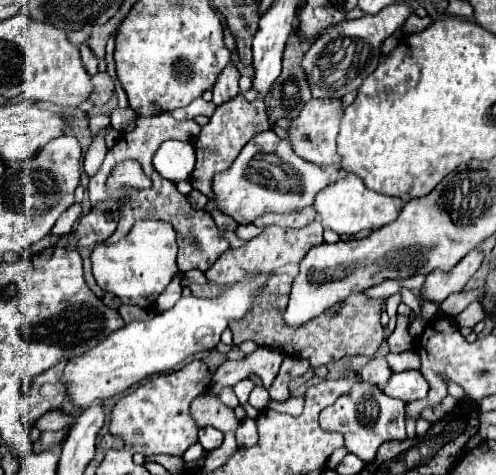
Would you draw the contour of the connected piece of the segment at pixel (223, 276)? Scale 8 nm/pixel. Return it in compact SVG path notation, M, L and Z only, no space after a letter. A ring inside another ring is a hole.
M318 220L306 224L304 228L284 228L284 226L264 226L262 232L248 240L244 246L240 248L230 248L226 250L212 268L206 270L206 278L210 282L222 284L222 286L230 286L232 282L238 282L246 270L276 270L288 262L300 262L310 248L322 244L322 226Z

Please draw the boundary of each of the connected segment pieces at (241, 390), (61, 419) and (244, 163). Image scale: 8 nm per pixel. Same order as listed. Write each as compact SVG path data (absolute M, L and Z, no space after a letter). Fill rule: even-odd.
M240 380L240 382L234 386L234 392L236 392L240 404L246 404L246 402L248 402L248 394L250 394L252 388L254 388L254 382L252 382L252 380Z
M52 410L52 412L44 414L44 416L36 422L36 428L40 428L42 432L44 432L44 430L56 432L56 430L64 430L64 428L72 426L72 424L74 424L74 420L76 420L74 416L68 416L68 414L62 414L62 412Z
M272 130L258 132L248 146L240 152L236 162L216 174L212 188L218 196L216 202L206 204L206 212L218 208L224 214L232 216L238 224L250 224L252 218L258 218L266 212L292 212L314 202L314 196L328 184L338 180L340 166L312 166L302 158L292 154L292 148L286 140L278 138Z

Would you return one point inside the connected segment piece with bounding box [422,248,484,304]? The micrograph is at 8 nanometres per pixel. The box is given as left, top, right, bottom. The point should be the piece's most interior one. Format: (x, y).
(439, 285)

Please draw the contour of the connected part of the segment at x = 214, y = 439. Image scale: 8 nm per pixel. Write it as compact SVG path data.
M200 428L200 434L198 434L198 442L204 446L206 452L212 452L214 448L218 448L222 444L222 438L224 434L216 428Z

